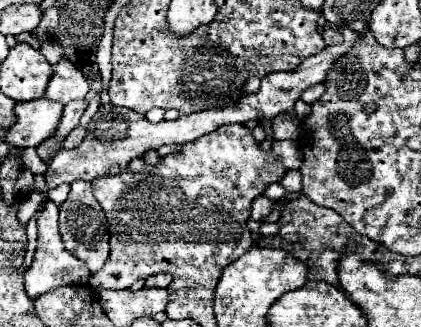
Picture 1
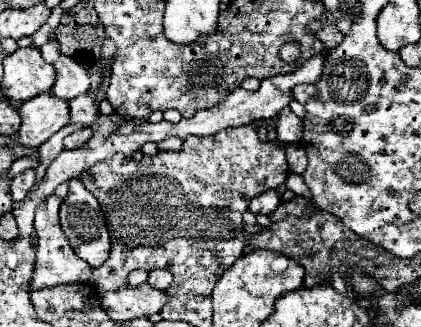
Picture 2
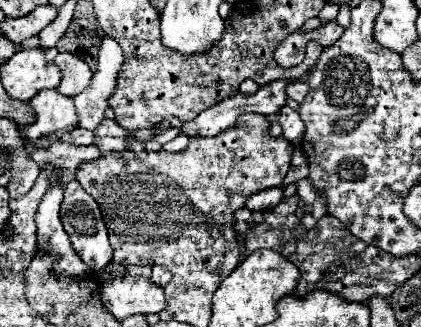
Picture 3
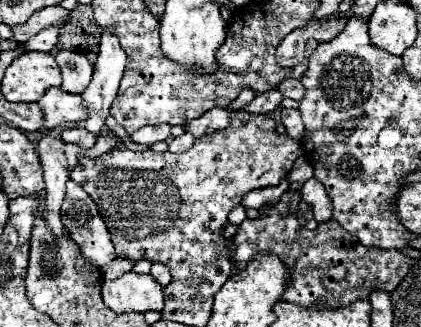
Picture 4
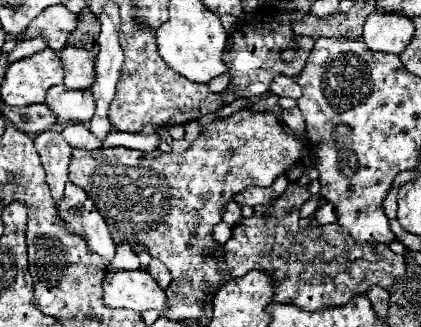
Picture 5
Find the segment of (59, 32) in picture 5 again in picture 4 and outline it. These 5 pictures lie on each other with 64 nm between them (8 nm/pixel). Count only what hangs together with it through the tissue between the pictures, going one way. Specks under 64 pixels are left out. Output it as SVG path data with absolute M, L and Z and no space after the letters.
M48 6L48 8L40 8L36 10L28 22L18 24L16 28L12 28L12 34L18 42L26 42L28 38L36 36L42 28L50 26L50 24L58 24L62 20L68 18L68 10L64 10L62 6Z

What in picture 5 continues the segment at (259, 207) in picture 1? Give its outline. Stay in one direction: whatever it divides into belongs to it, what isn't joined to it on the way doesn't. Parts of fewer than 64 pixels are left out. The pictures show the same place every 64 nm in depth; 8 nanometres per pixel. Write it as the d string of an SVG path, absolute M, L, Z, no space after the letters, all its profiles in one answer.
M280 174L276 178L276 182L270 188L246 188L244 192L240 192L236 196L238 204L246 204L246 206L256 206L256 204L270 204L272 200L276 200L284 188L290 184L290 180L286 178L286 174Z

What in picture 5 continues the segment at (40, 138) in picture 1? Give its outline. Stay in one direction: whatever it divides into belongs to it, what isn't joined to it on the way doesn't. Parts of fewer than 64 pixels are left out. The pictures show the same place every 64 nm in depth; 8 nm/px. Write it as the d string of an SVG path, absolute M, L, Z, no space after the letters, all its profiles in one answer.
M64 84L60 86L52 86L46 94L46 102L44 102L54 114L56 114L56 120L58 122L88 122L92 118L92 112L94 112L94 100L90 96L88 90L66 90Z

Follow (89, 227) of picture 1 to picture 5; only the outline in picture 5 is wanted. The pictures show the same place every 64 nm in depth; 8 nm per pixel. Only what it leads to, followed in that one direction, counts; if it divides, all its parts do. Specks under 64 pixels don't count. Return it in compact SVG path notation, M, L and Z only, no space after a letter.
M72 182L66 184L64 198L58 204L58 216L72 228L74 234L86 240L90 252L102 256L108 262L114 258L116 246L112 242L110 230L90 196L80 186Z

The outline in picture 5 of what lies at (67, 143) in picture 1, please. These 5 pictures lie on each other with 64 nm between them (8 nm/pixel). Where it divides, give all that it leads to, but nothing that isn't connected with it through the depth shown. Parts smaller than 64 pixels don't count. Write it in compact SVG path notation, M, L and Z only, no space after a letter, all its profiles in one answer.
M70 124L62 130L64 140L72 148L82 148L82 150L98 150L102 142L84 126L84 124Z

